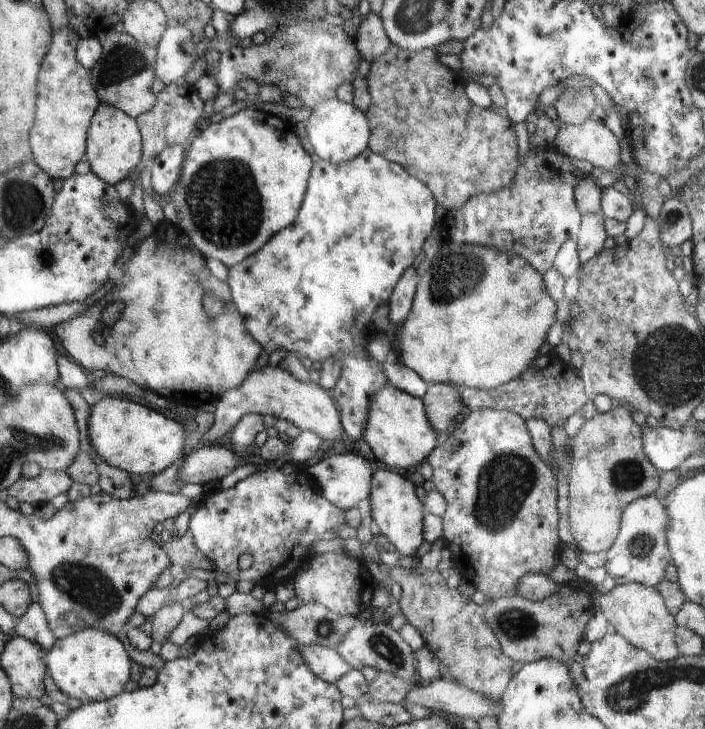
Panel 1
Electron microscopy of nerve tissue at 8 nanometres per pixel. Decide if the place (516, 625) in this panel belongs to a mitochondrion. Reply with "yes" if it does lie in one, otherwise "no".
yes

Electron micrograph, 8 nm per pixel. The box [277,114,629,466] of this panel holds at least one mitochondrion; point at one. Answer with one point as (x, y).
(462, 271)

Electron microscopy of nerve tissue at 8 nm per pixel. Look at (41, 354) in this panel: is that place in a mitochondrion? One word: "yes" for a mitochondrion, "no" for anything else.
no

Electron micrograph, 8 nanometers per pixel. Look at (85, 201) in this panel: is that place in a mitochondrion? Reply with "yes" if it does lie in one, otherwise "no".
no

